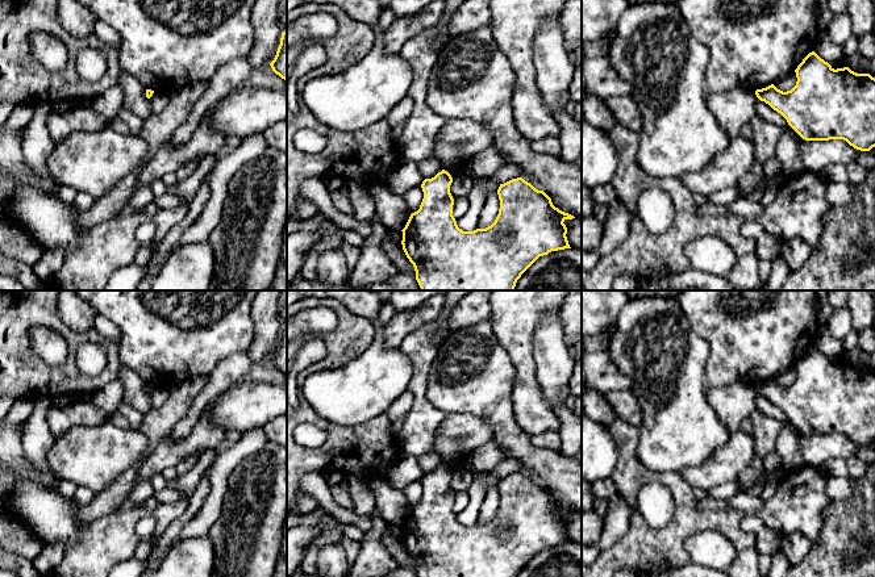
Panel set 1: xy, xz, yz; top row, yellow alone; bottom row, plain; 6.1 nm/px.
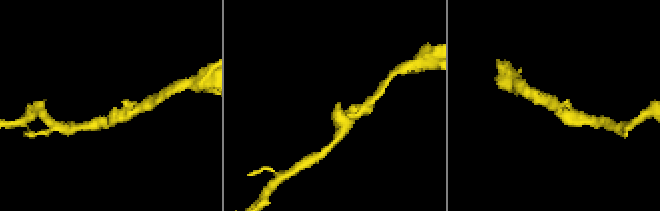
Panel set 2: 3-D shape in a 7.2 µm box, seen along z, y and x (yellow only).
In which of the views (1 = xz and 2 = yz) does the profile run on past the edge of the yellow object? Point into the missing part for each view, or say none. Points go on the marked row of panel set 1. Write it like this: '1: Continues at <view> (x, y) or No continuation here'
1: No continuation here
2: No continuation here

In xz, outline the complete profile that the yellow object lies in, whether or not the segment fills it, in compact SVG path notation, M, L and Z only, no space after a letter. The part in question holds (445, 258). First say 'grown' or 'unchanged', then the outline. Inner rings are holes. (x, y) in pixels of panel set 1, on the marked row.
unchanged; M442 170L421 184L424 198L420 209L411 214L403 231L403 250L413 264L421 290L514 290L521 275L539 258L551 251L571 248L567 241L566 219L575 218L555 208L551 198L522 177L500 184L500 209L495 222L486 229L463 231L453 216L454 198L450 193L451 175Z

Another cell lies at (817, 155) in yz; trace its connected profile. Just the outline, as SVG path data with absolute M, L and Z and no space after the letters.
M791 126L783 129L799 145L805 171L820 173L830 164L849 164L859 156L875 156L875 147L861 151L843 139L805 141Z

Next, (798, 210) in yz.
M809 171L784 179L775 200L764 206L755 221L780 242L801 239L812 251L822 235L824 214L833 208L825 188L826 180Z

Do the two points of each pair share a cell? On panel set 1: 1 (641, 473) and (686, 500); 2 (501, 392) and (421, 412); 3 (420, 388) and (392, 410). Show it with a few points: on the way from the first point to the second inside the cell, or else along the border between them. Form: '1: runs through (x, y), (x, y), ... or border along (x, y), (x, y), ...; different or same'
1: runs through (653, 476), (666, 479), (675, 488); same
2: border along (428, 377), (426, 398), (445, 414); different
3: border along (409, 391), (412, 406), (404, 417); different

